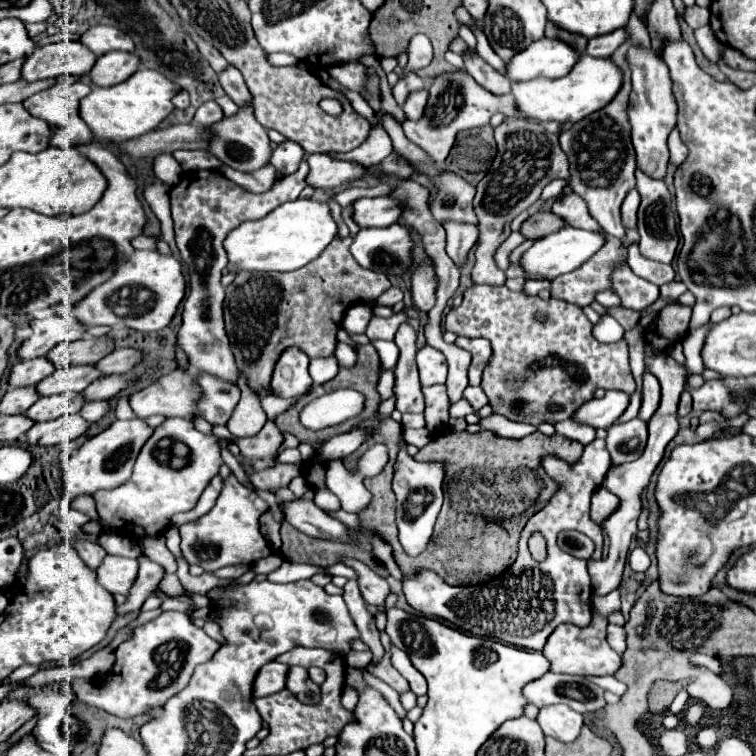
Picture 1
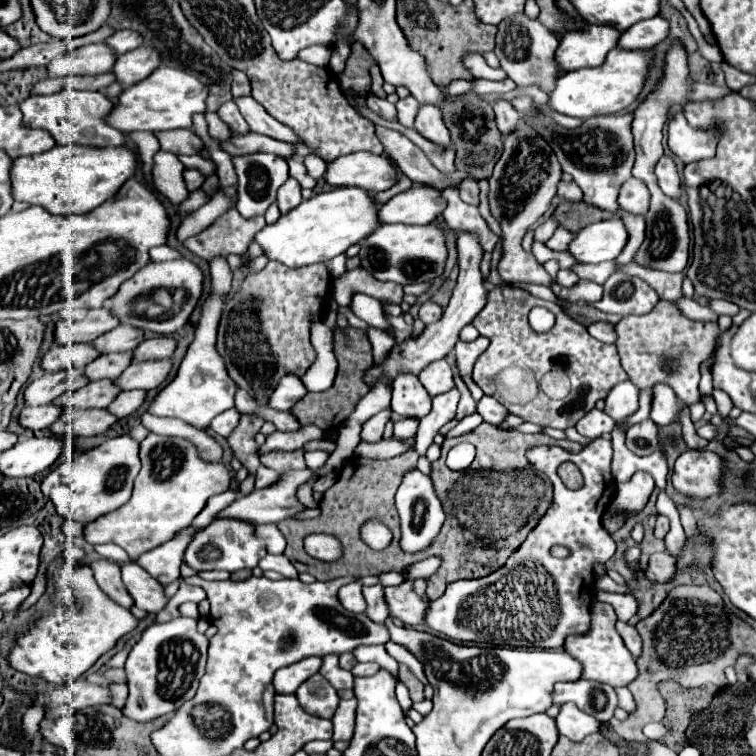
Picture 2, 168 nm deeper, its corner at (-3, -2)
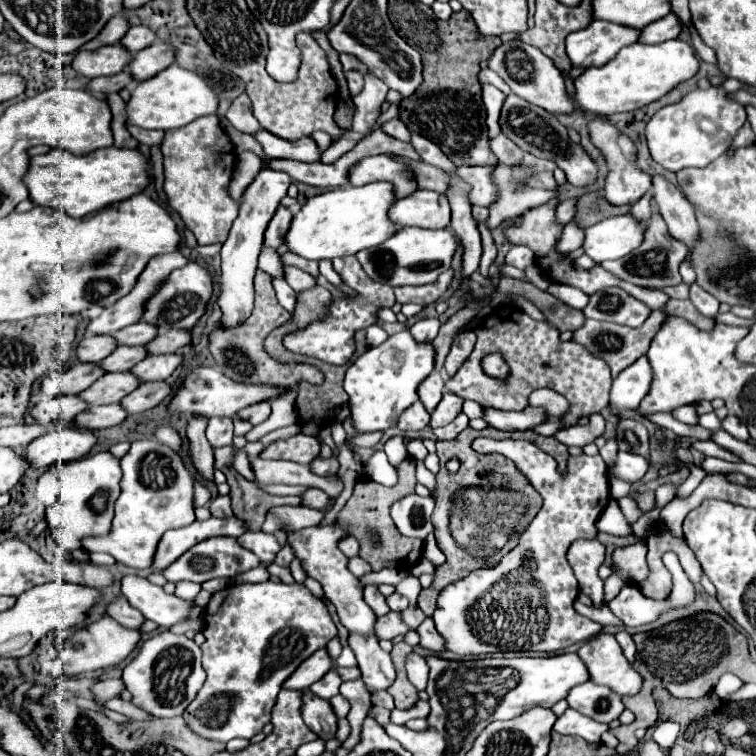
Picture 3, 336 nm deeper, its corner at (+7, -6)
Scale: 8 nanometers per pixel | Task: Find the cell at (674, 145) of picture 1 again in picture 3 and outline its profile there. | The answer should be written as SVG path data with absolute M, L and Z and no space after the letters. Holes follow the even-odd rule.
M711 86L709 90L693 90L685 94L677 104L663 106L645 126L645 136L647 136L647 146L657 164L661 164L665 170L677 172L687 166L695 168L705 168L711 164L715 158L719 158L733 142L735 134L743 128L747 122L747 112L745 106L729 98L729 92L723 88ZM709 120L715 124L719 136L711 136L701 130L701 122Z

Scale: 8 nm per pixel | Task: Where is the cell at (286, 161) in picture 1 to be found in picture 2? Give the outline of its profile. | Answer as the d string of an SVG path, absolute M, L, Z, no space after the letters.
M289 178L279 190L277 190L277 204L281 214L285 214L287 210L295 208L301 202L301 184L295 178Z

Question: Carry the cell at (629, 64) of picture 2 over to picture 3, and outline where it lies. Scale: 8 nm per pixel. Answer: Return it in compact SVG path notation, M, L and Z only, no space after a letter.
M669 40L665 44L637 44L621 50L613 60L599 68L587 68L575 78L575 104L591 114L617 114L643 108L665 94L677 84L693 78L699 72L699 58L689 42Z

